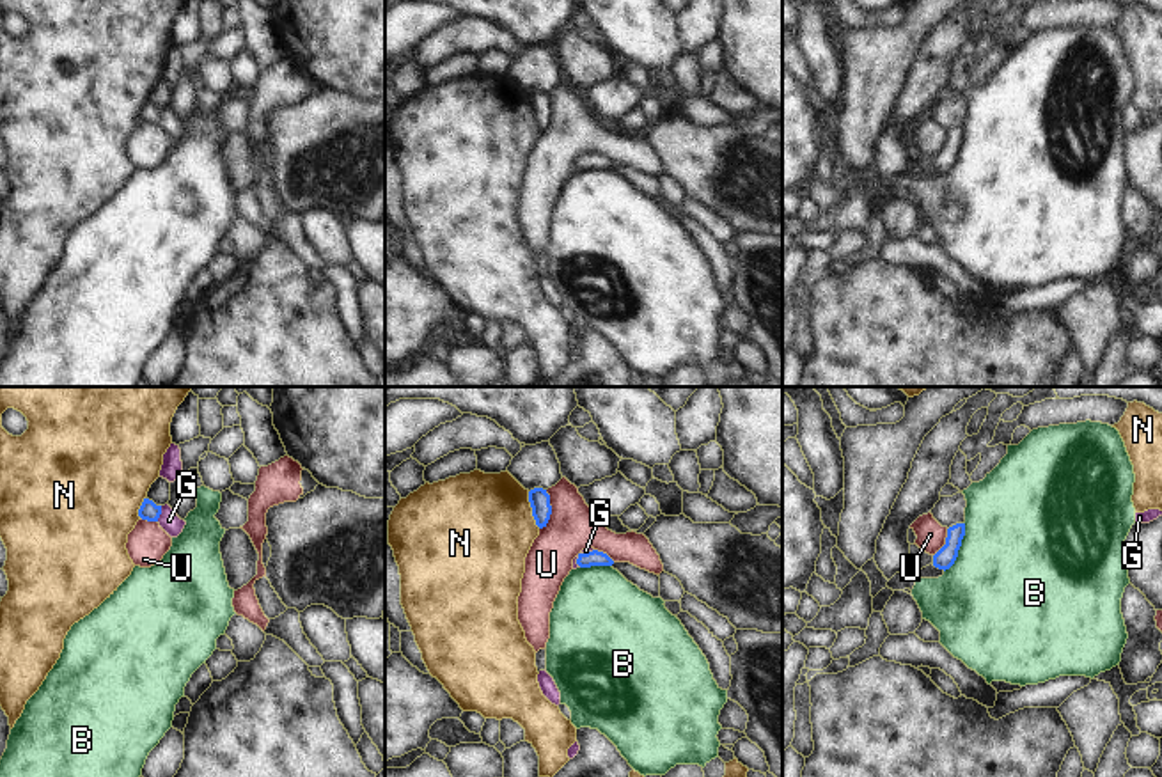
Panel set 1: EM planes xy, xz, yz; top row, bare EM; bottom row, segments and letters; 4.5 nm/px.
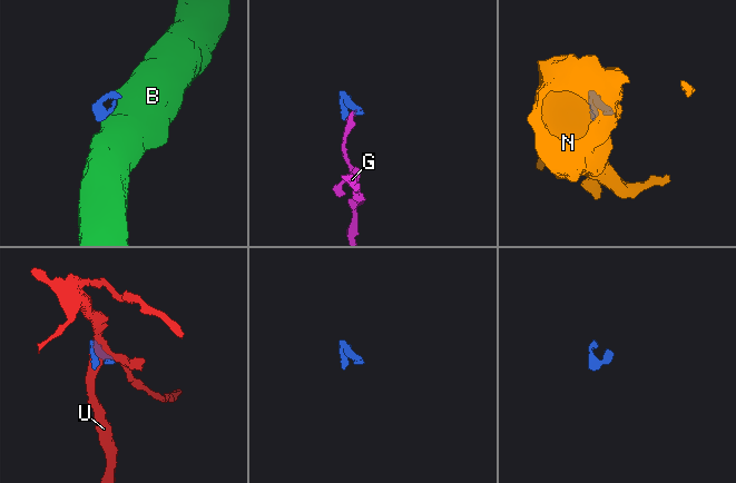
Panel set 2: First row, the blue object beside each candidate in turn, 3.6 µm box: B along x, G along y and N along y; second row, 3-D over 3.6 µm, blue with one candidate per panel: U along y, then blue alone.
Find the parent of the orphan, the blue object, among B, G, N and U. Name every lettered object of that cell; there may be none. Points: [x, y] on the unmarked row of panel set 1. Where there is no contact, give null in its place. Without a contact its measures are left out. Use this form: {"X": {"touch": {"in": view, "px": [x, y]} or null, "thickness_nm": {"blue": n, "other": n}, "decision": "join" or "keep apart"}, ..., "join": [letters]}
{"B": {"touch": {"in": "yz", "px": [960, 148]}, "thickness_nm": {"blue": 90, "other": 500}, "decision": "keep apart"}, "G": {"touch": {"in": "xy", "px": [160, 116]}, "thickness_nm": {"blue": 90, "other": 90}, "decision": "join"}, "N": {"touch": {"in": "xz", "px": [533, 112]}, "thickness_nm": {"blue": 100, "other": 480}, "decision": "keep apart"}, "U": {"touch": {"in": "xz", "px": [550, 112]}, "thickness_nm": {"blue": 100, "other": 220}, "decision": "keep apart"}, "join": ["G"]}

